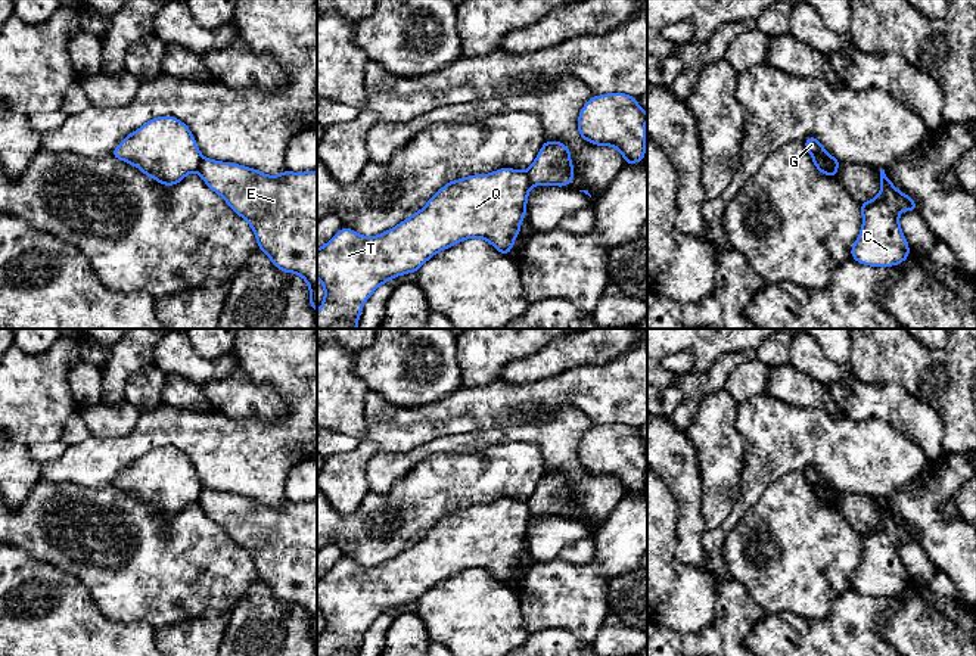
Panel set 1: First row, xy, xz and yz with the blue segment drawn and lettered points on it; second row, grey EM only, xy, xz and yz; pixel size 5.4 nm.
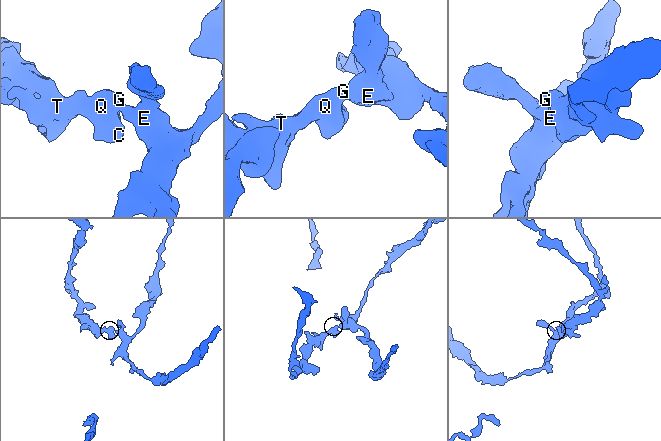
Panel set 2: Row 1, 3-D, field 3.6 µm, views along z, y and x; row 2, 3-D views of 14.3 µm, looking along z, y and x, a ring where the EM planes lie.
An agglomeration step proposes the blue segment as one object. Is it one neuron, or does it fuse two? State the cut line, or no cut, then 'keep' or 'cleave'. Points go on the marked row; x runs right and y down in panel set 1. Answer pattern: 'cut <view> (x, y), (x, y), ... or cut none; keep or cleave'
cut yz (813, 156), (820, 156), (833, 174); cleave

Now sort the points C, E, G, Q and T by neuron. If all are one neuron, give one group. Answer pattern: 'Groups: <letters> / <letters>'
Groups: C G Q T / E

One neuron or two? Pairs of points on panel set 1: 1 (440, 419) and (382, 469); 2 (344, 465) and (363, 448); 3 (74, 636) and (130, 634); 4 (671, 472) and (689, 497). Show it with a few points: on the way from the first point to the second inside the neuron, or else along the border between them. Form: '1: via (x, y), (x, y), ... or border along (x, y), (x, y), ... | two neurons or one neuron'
1: border along (434, 438), (407, 451), (378, 451) | two neurons
2: via (348, 463), (358, 453) | one neuron
3: via (87, 640), (112, 640), (117, 637) | one neuron
4: via (677, 478), (687, 491) | one neuron

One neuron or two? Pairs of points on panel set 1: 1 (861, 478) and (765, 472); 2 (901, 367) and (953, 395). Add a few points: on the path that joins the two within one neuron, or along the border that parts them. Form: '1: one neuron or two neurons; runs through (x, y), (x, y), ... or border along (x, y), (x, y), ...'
1: one neuron; runs through (838, 456), (789, 456)
2: one neuron; runs through (922, 366), (932, 358), (947, 360), (950, 375)

